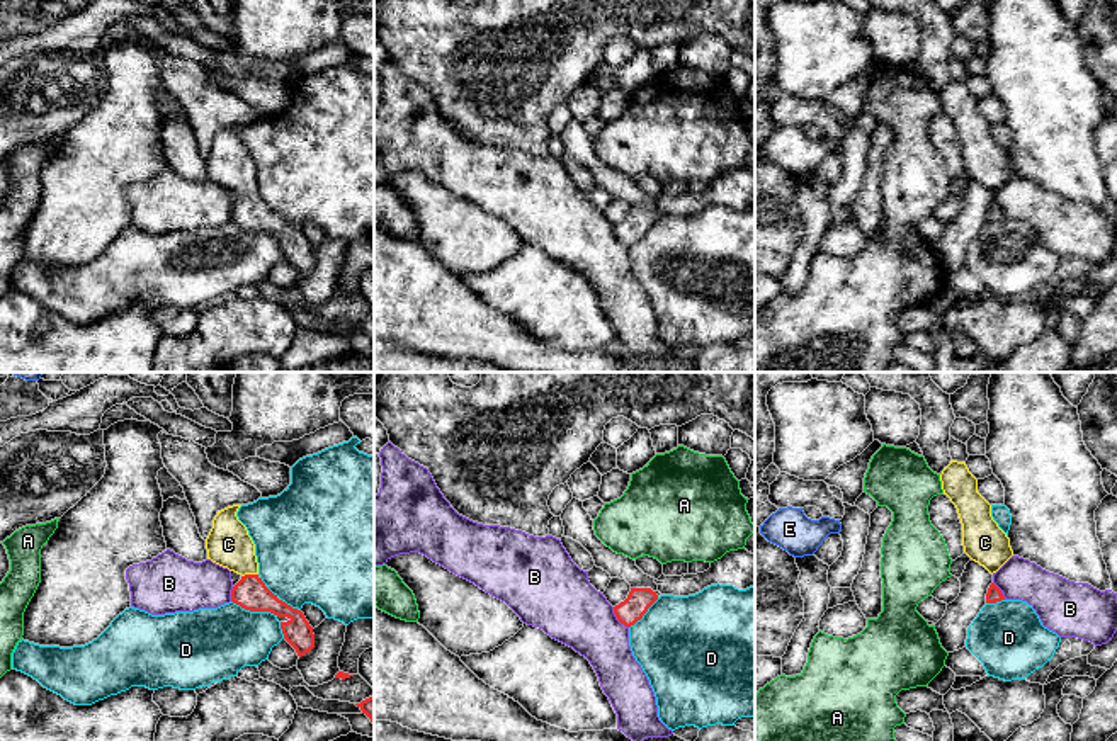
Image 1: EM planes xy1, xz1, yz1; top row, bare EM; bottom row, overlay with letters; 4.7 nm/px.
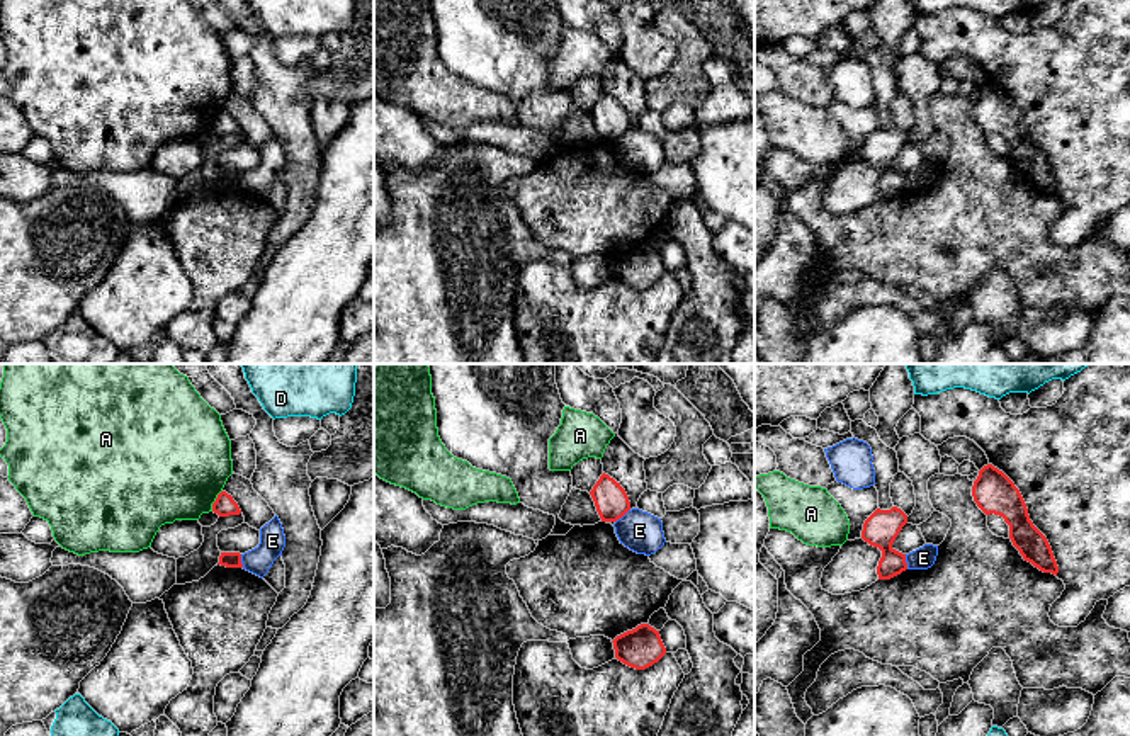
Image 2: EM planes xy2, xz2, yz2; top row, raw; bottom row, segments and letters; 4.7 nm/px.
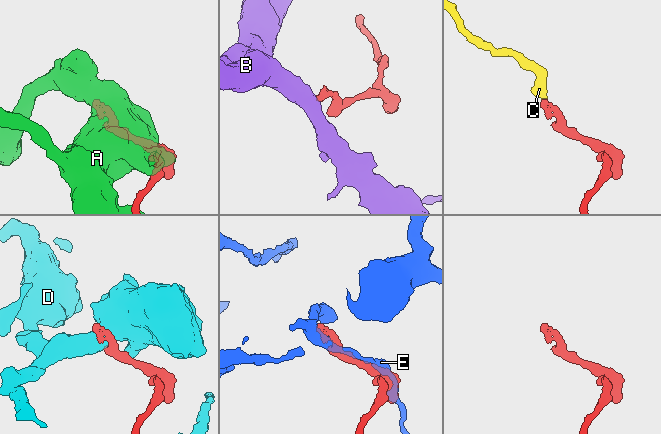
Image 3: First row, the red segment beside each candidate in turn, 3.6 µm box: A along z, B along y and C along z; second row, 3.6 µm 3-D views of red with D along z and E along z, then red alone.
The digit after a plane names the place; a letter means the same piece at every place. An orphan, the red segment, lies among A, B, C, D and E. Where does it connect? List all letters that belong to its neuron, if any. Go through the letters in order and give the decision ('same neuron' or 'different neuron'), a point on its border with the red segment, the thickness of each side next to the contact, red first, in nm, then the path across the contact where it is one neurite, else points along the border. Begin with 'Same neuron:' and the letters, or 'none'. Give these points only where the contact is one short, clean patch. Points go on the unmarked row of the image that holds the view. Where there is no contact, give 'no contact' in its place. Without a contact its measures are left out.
Same neuron: C
A: different neuron; meets red in xy2 at (216, 119); 100 nm thick on the red side, 480 nm on the other
B: different neuron; meets red in xz1 at (618, 238); 120 nm thick on the red side, 320 nm on the other; border along xz1 (612, 226), (612, 231), (628, 247)
C: same neuron; meets red in xy1 at (249, 194); 160 nm thick on the red side, 220 nm on the other; runs through xy1 (250, 211), (249, 194), (228, 164)
D: different neuron; meets red in xy1 at (255, 230); 160 nm thick on the red side, 340 nm on the other
E: different neuron; meets red in xz2 at (622, 135); 160 nm thick on the red side, 190 nm on the other; border along xz2 (629, 128), (615, 141)

